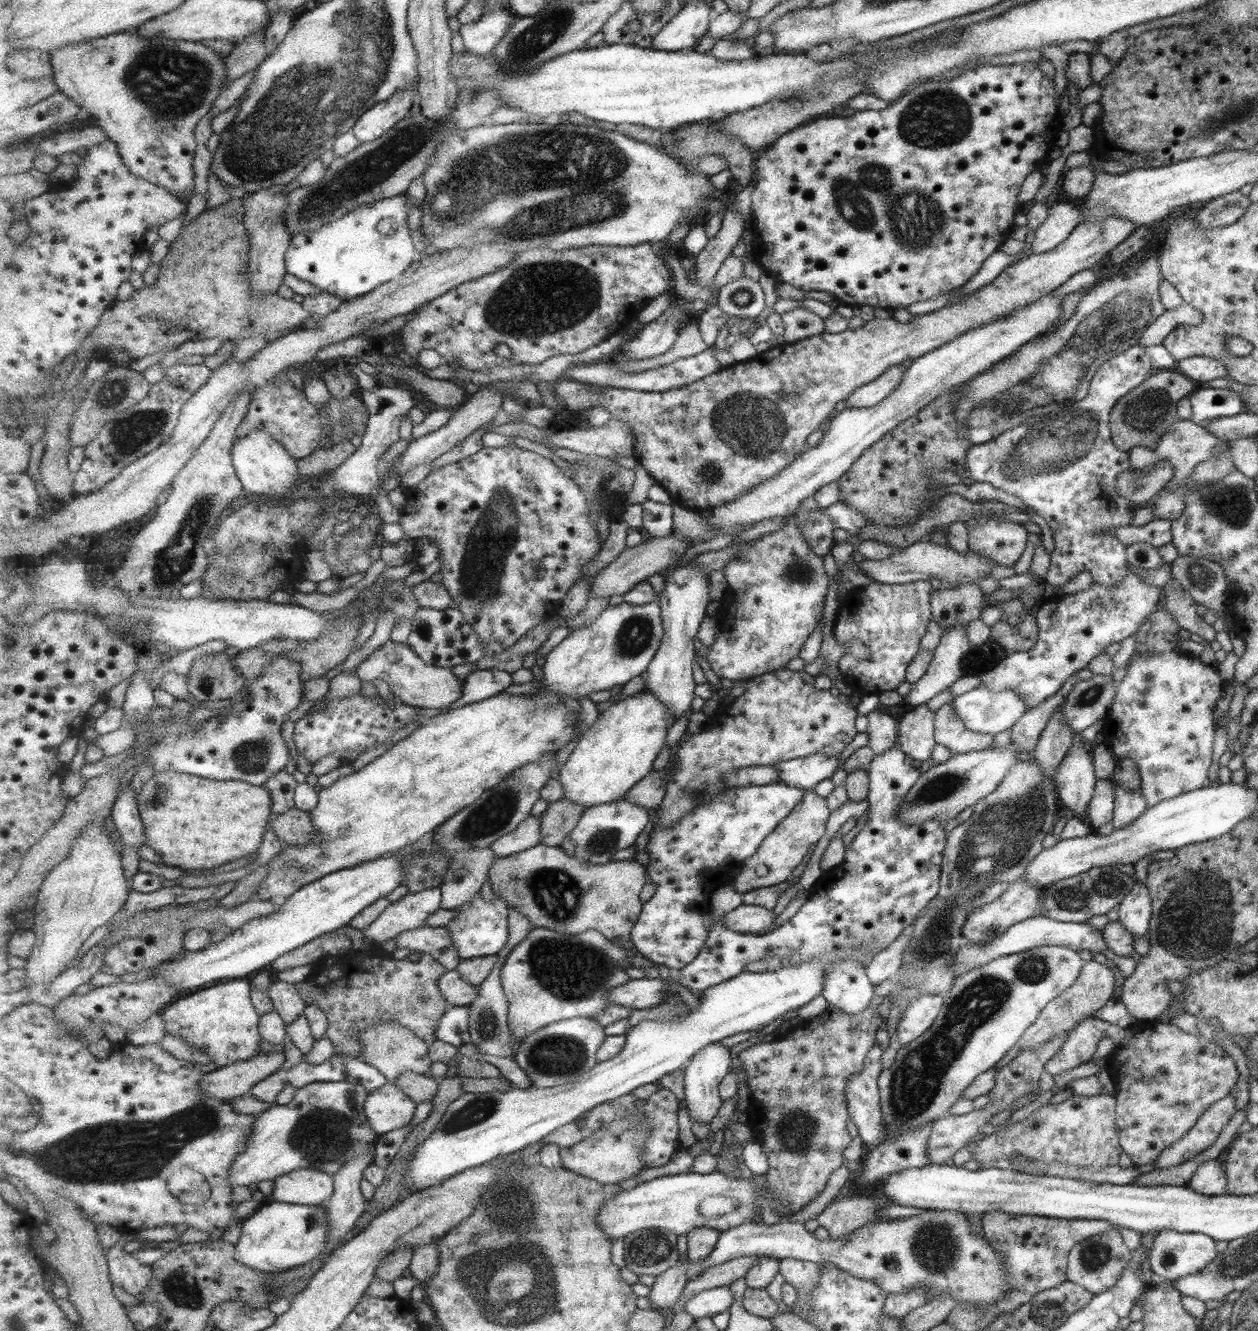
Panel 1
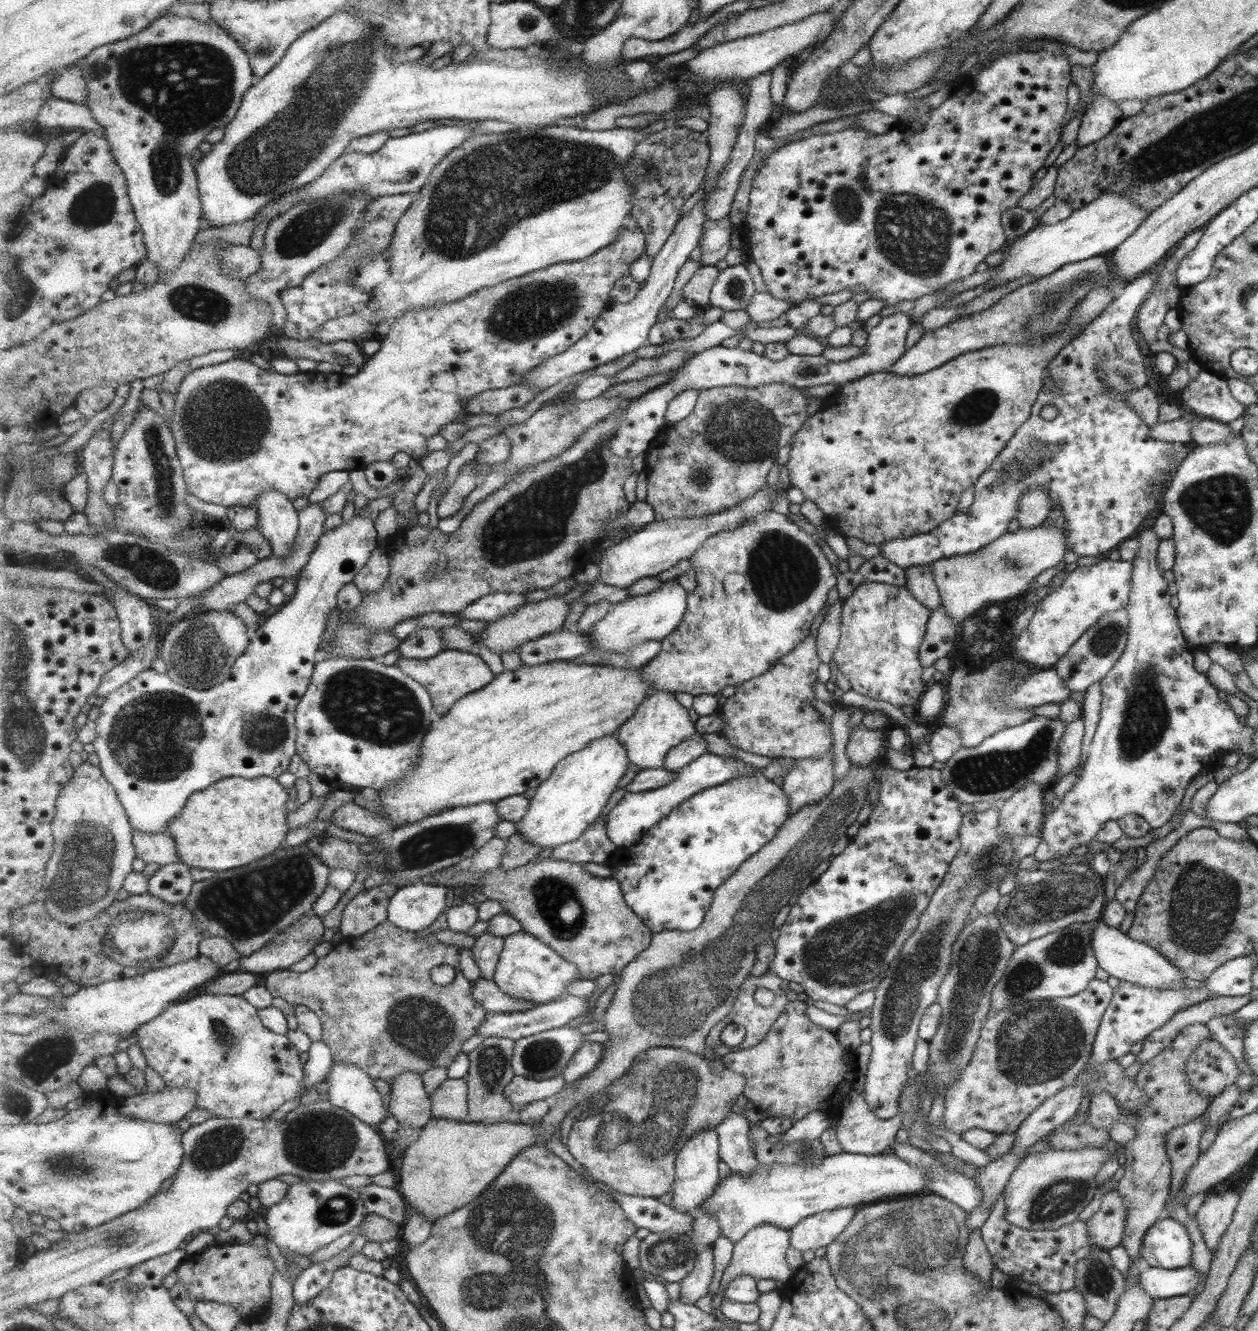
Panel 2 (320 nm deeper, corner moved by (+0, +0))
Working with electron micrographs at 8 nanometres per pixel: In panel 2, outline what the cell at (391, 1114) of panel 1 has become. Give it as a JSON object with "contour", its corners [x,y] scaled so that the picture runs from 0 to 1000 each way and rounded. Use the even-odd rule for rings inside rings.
{"contour":[[[266,799],[262,810],[260,825],[269,833],[285,839],[296,847],[300,847],[309,837],[309,827],[303,823],[299,813],[284,801]]]}

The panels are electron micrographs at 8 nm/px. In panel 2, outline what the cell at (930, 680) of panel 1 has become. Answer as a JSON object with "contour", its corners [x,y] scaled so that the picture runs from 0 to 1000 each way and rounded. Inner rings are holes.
{"contour":[[[843,390],[836,394],[828,393],[819,397],[810,396],[806,400],[797,400],[786,409],[776,413],[775,415],[750,419],[740,423],[738,426],[742,431],[742,437],[746,446],[748,457],[753,460],[753,463],[758,467],[761,467],[761,470],[763,471],[764,467],[772,464],[783,452],[795,452],[818,446],[824,431],[840,425],[843,422],[843,419],[846,419],[849,406],[847,405],[847,397],[844,394],[845,391],[847,391]]]}

